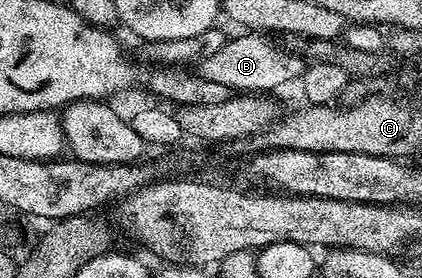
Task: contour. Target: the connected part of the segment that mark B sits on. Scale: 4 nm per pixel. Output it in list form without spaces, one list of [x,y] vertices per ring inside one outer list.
[[[240,34],[225,39],[224,44],[214,54],[202,58],[198,65],[198,74],[209,86],[216,84],[220,88],[228,88],[232,94],[272,94],[275,88],[283,84],[299,81],[306,67],[306,60],[288,48],[279,48],[271,44],[264,34]]]

